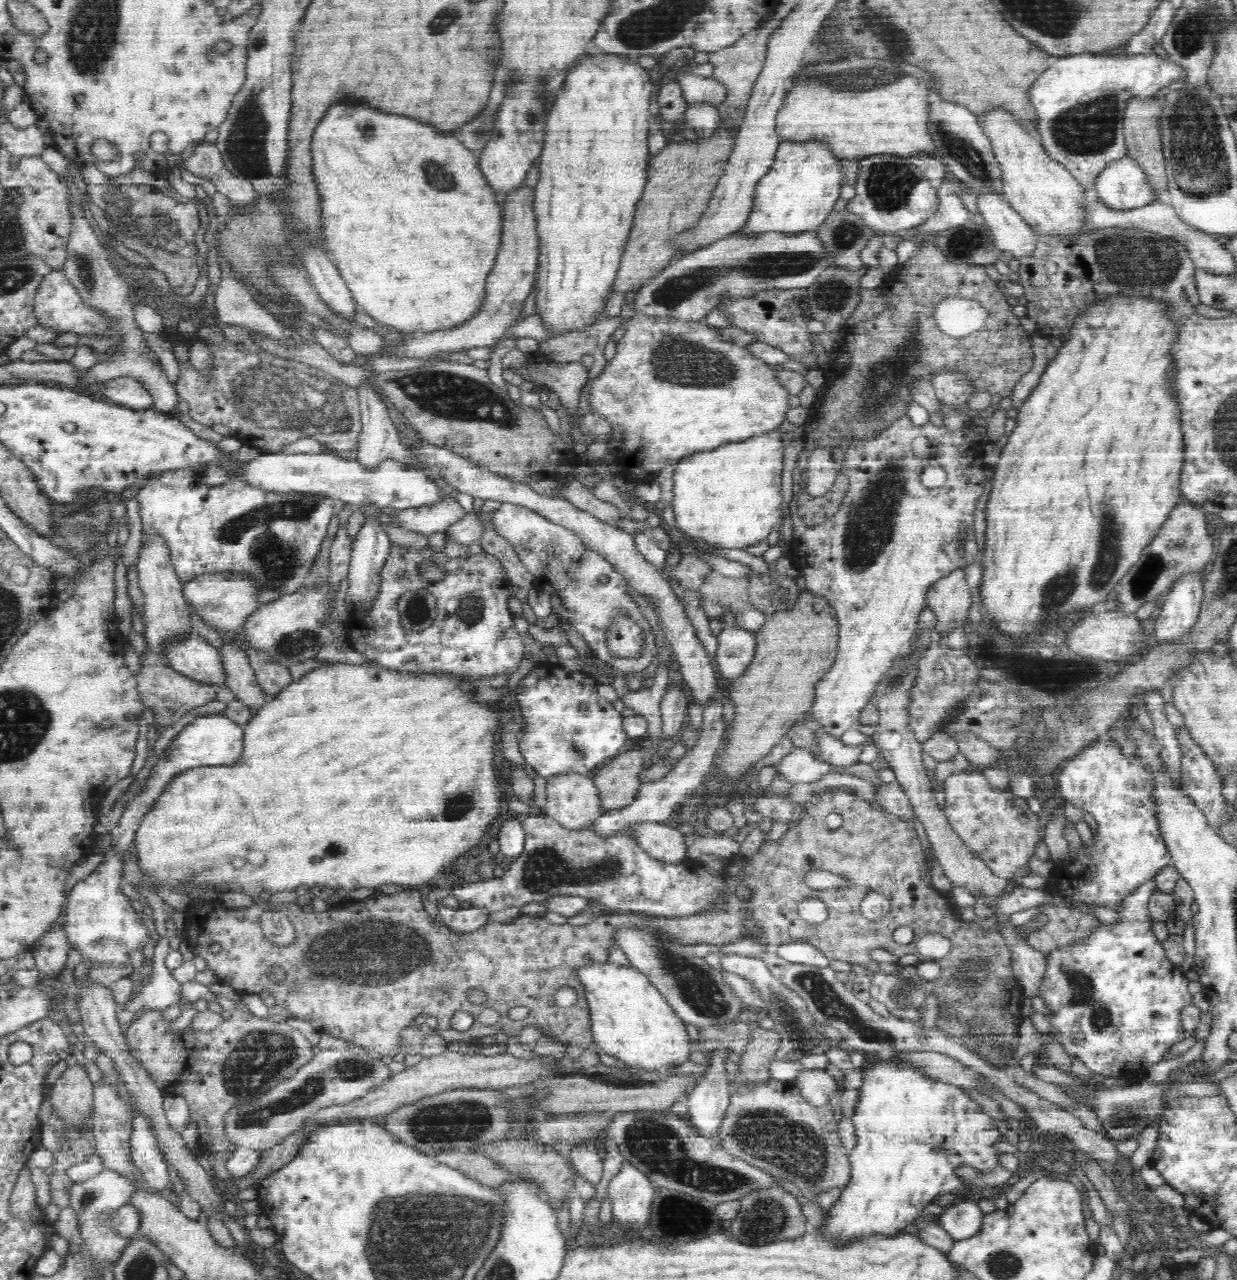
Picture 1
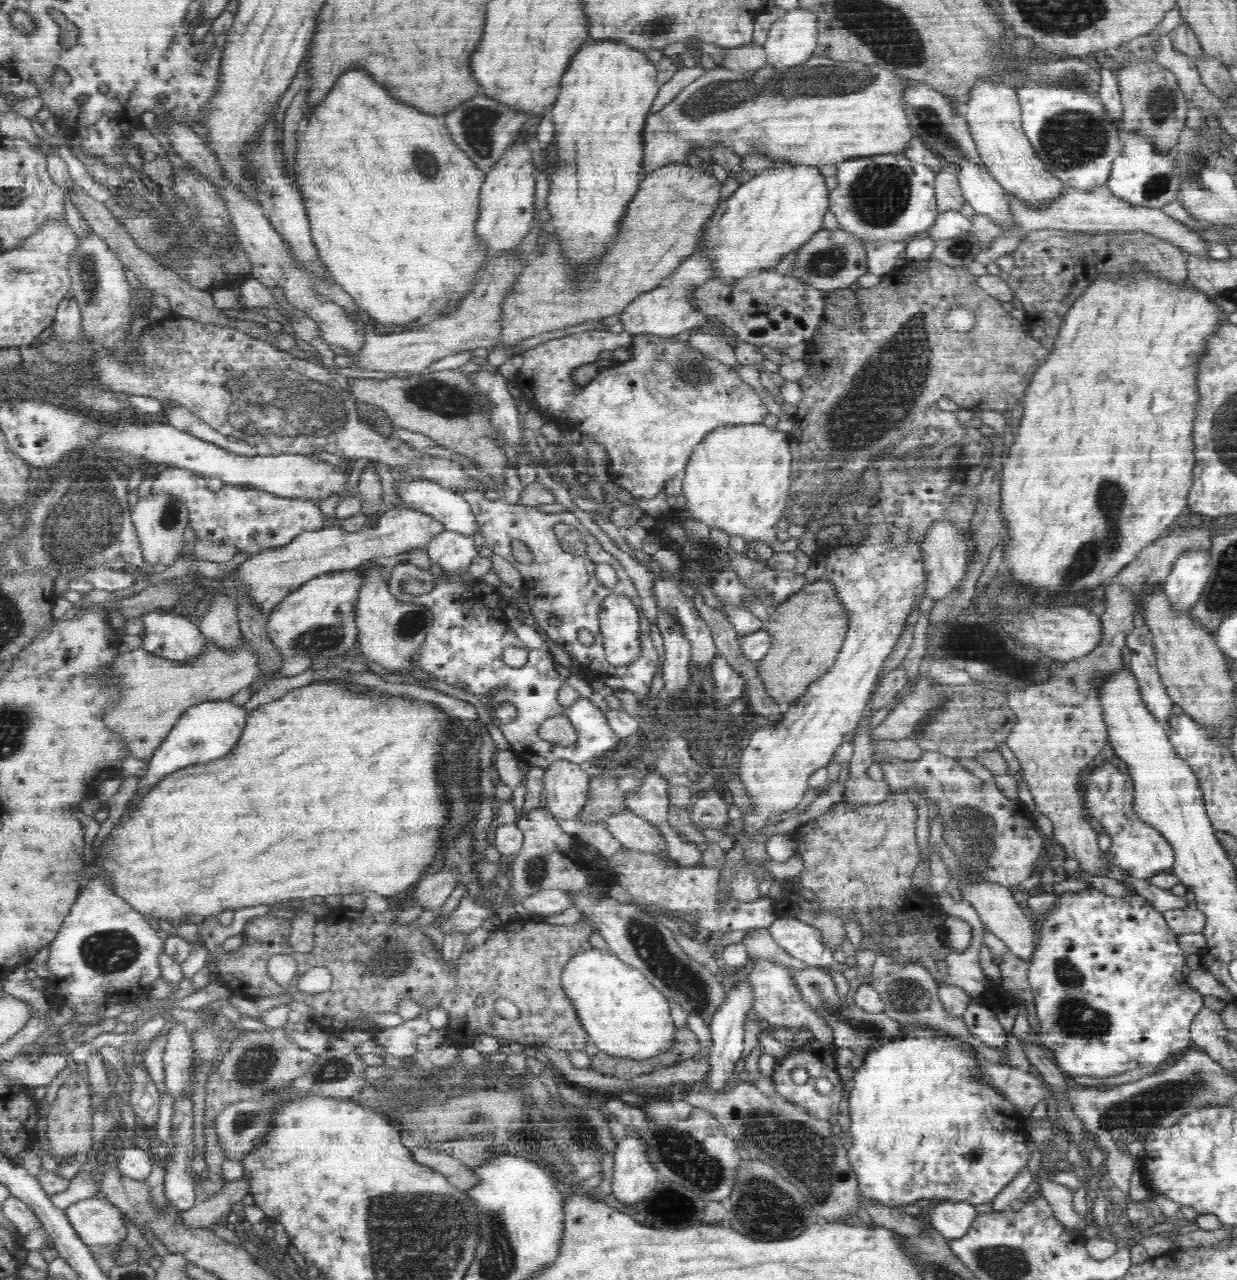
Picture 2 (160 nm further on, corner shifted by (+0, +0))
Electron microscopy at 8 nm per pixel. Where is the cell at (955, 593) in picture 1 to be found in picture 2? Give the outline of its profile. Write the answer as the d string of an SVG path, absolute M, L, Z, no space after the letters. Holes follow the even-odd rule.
M938 521L928 530L923 542L923 565L928 572L925 591L933 600L943 600L944 597L948 597L948 594L952 594L952 590L964 580L969 563L966 556L969 545L971 544L964 538L964 534L957 530L952 522Z

